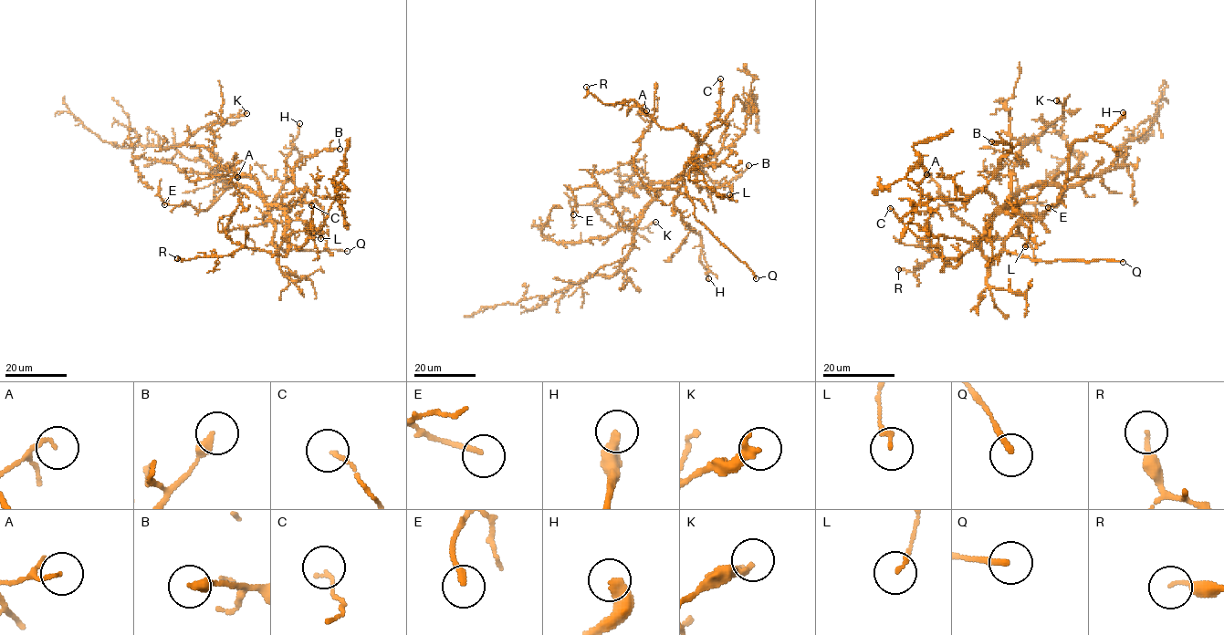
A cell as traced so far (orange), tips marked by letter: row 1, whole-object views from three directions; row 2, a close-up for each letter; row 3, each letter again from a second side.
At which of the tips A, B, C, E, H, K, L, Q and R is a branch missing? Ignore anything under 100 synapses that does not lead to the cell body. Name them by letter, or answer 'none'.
Q

